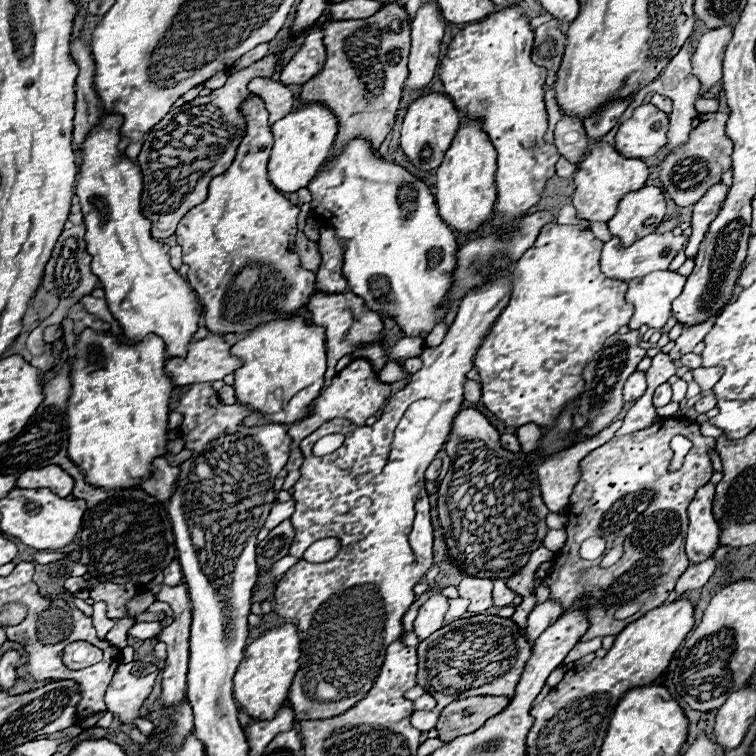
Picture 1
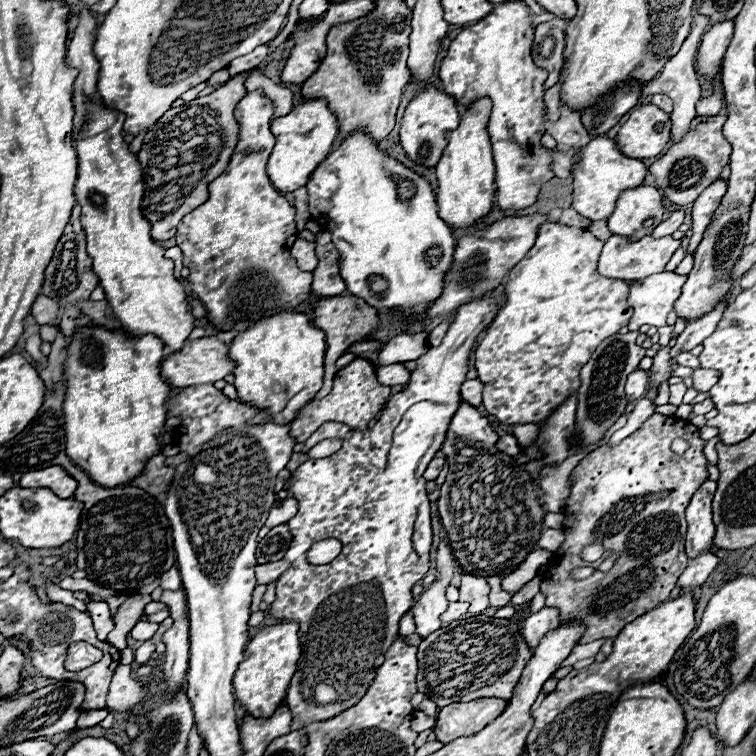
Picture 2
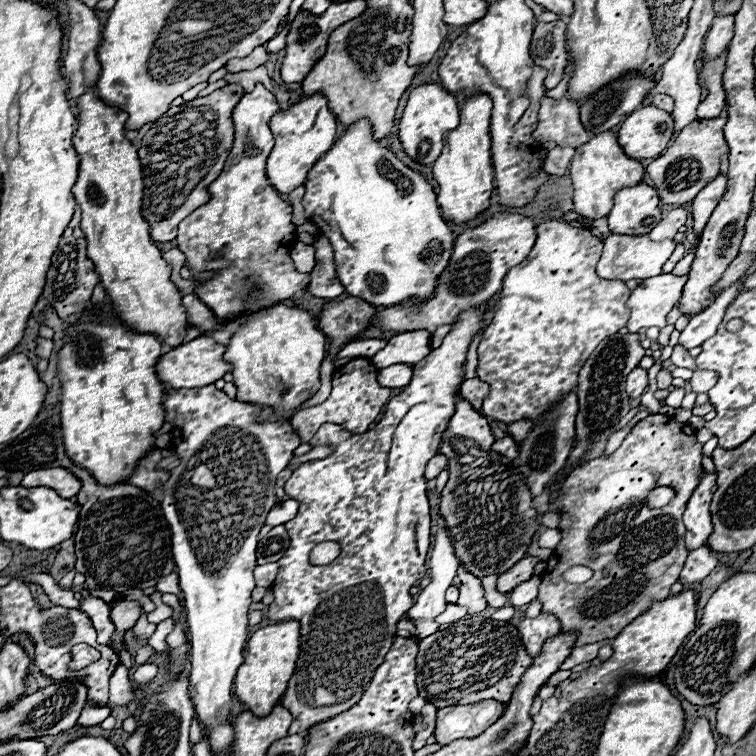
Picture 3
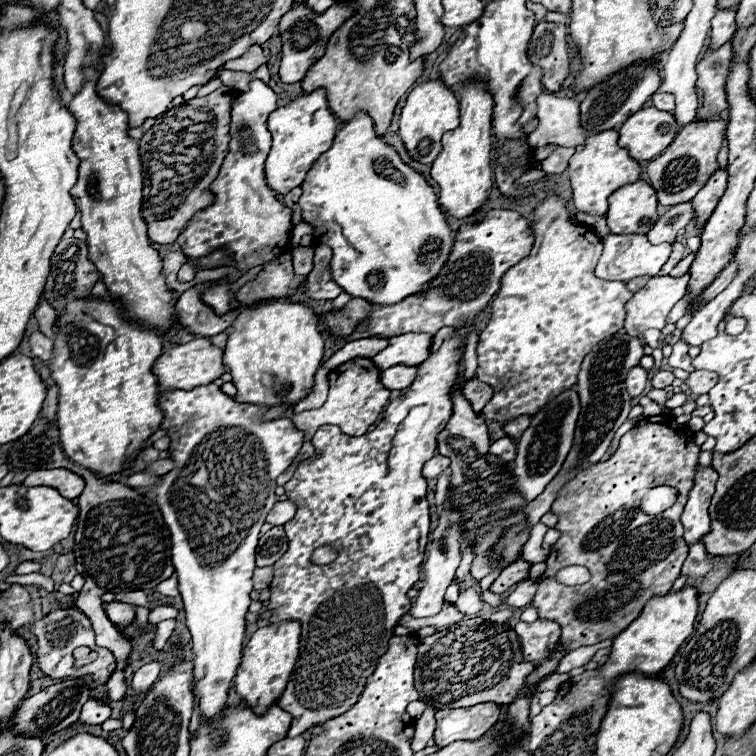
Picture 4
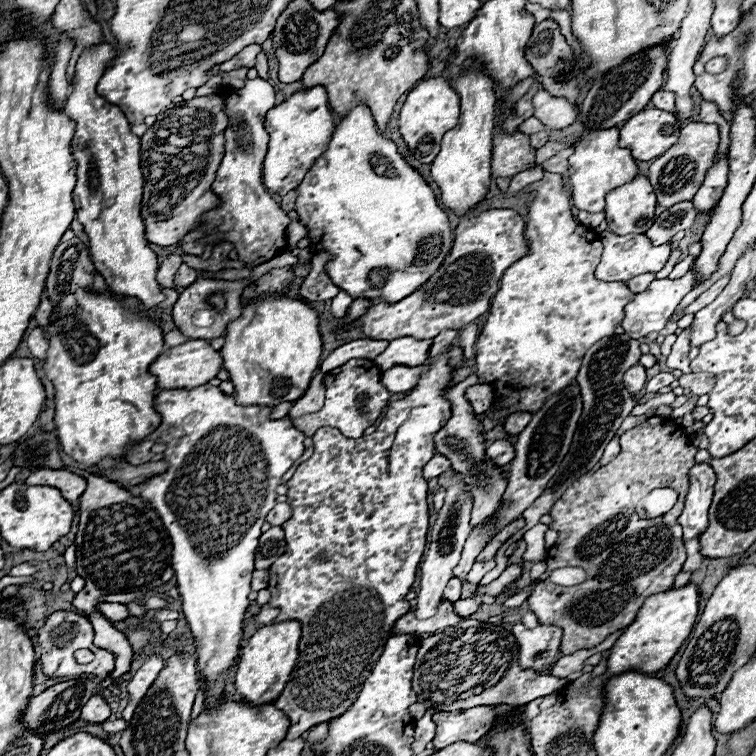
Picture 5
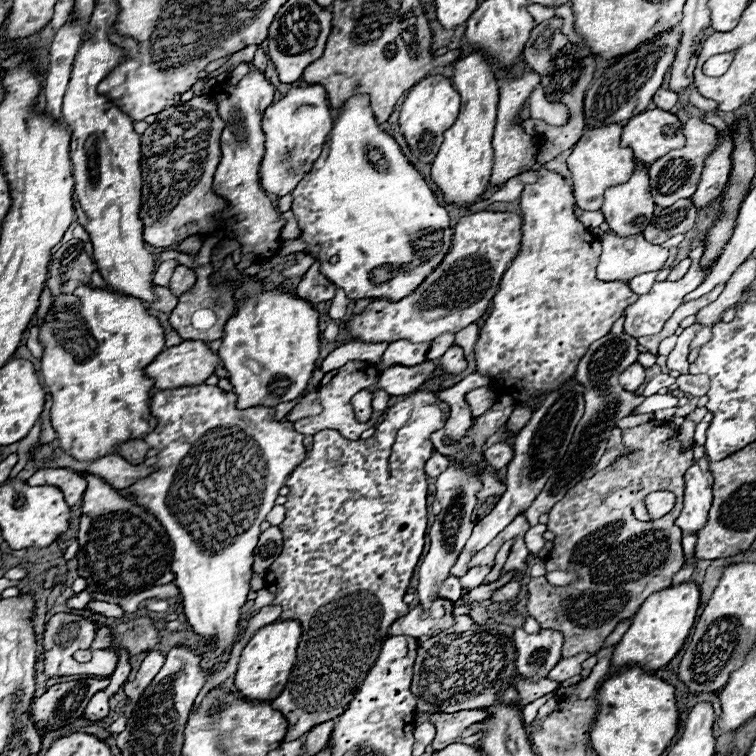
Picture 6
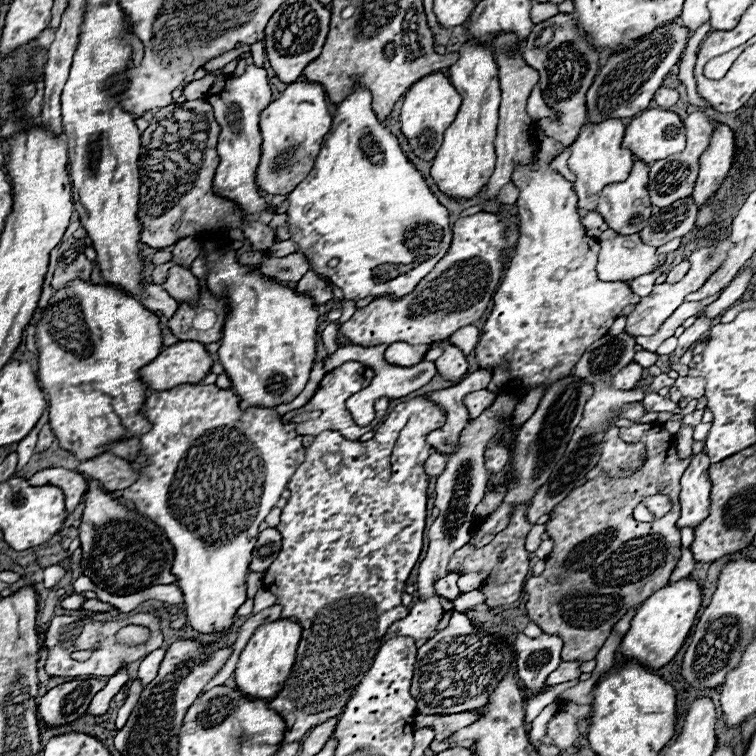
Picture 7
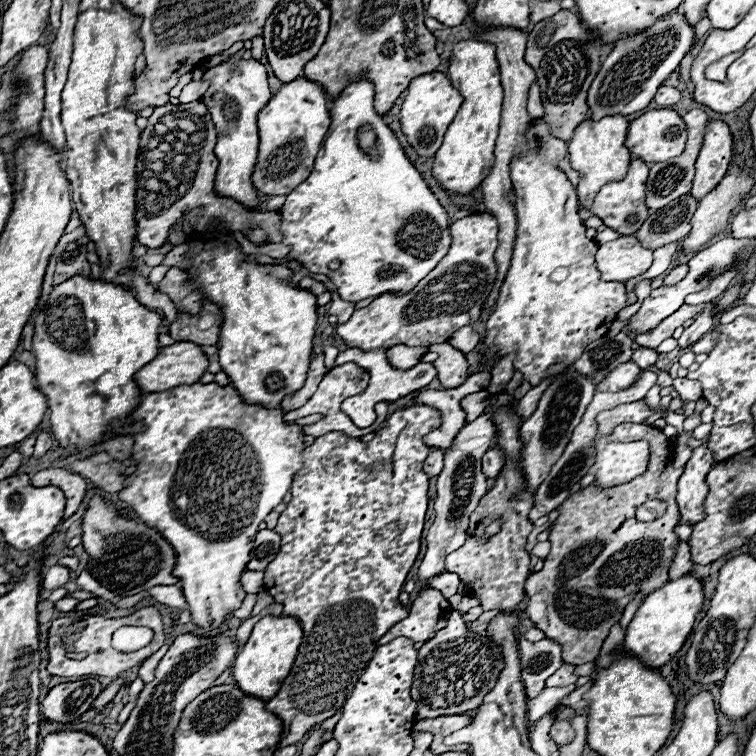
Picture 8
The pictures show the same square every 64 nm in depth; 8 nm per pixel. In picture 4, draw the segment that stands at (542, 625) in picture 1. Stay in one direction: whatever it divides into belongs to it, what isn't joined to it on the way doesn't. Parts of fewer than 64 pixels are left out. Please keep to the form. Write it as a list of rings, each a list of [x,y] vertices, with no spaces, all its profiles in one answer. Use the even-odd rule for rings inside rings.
[[[536,620],[534,624],[518,622],[514,632],[522,644],[524,662],[532,662],[534,666],[540,666],[544,660],[548,660],[554,646],[560,642],[560,624],[548,620]]]

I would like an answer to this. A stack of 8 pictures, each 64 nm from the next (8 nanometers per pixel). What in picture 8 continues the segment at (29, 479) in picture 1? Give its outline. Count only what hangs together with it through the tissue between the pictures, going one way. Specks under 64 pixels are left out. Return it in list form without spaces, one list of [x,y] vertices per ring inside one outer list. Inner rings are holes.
[[[48,468],[48,470],[40,470],[34,478],[32,478],[32,486],[58,486],[64,490],[66,494],[66,512],[64,512],[64,520],[70,518],[78,506],[84,500],[84,494],[88,490],[86,480],[80,474],[72,474],[64,468]]]

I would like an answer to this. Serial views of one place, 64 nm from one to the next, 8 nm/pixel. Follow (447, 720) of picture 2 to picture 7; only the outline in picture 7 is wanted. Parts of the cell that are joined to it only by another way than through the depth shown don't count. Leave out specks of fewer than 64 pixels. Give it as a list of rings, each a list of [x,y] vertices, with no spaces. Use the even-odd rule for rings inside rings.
[[[460,712],[460,714],[444,714],[444,716],[440,716],[440,714],[436,714],[436,716],[420,716],[418,714],[416,720],[414,720],[414,728],[416,730],[418,728],[432,728],[436,732],[436,736],[434,736],[430,748],[434,752],[442,752],[442,750],[446,750],[450,746],[444,740],[448,736],[452,736],[456,730],[476,722],[476,718],[478,718],[476,712]]]

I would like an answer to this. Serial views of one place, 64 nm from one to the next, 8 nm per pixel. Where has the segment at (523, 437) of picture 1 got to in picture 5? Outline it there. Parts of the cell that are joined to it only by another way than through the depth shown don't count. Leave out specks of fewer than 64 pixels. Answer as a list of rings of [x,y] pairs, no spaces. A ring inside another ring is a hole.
[[[514,412],[506,418],[504,428],[510,436],[516,436],[516,434],[520,434],[520,430],[524,430],[524,426],[530,422],[530,418],[532,418],[530,412]]]

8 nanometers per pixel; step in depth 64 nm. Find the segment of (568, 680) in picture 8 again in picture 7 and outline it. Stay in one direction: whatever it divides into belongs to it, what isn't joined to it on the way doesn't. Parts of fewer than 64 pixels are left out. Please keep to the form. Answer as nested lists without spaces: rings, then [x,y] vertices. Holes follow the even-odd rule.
[[[560,662],[560,666],[556,668],[556,672],[552,672],[546,680],[548,686],[556,686],[556,684],[562,684],[562,682],[568,682],[568,680],[574,680],[580,676],[580,670],[578,670],[578,662]]]

